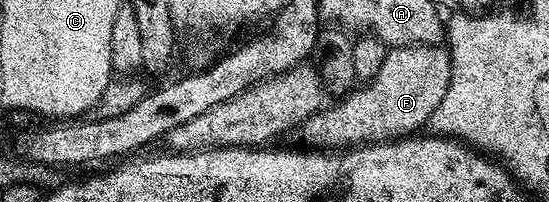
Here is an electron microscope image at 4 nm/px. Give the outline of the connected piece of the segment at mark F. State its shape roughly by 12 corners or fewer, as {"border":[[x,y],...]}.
{"border":[[443,45],[393,46],[376,77],[299,126],[308,148],[415,135],[450,88]]}

